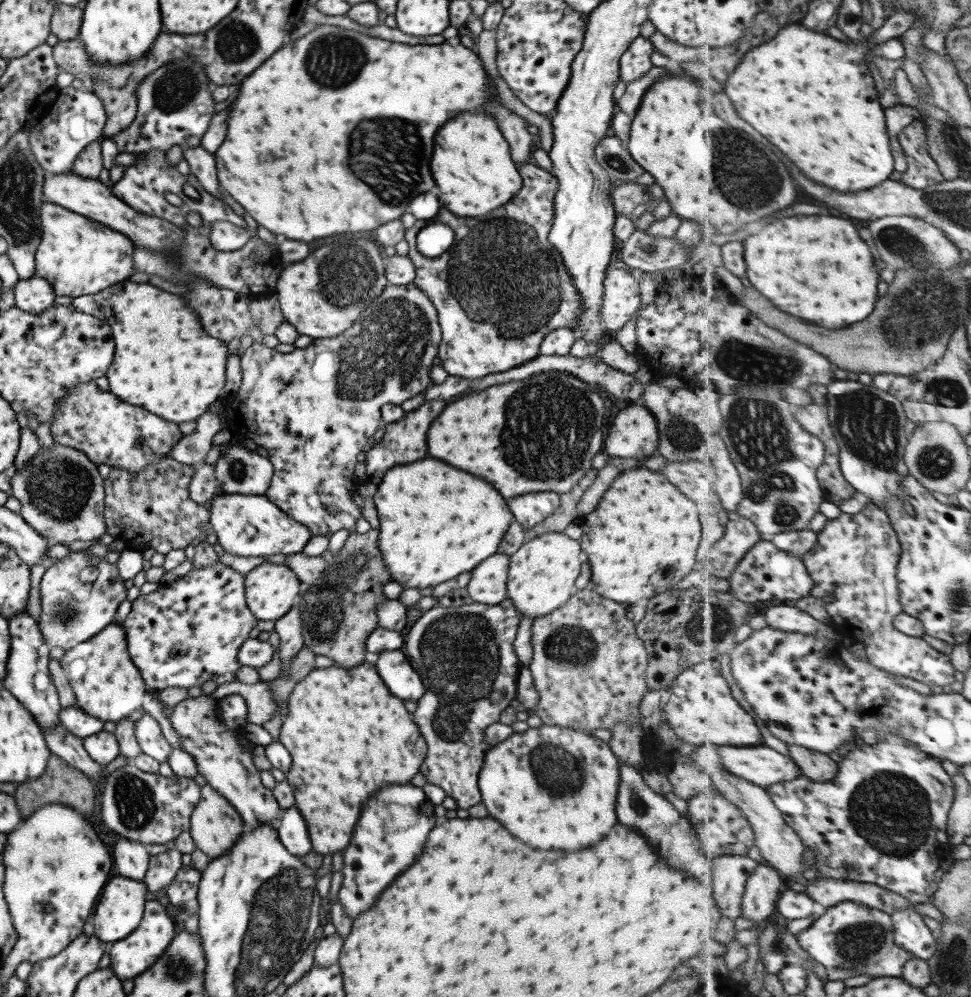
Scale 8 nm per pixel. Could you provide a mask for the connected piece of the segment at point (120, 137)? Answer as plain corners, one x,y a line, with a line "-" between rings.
187,56
178,57
178,60
172,60
163,66
154,70
149,76
146,76
136,88
137,110
136,118
129,124
129,127
119,131
109,139
115,143
119,152
147,152
148,150
162,150
166,152
171,146
179,146
181,150
193,148
200,144
200,138
209,125
209,118
213,116
213,100
211,100
211,91
215,88
213,83
206,77
202,66
195,63
193,59
189,60

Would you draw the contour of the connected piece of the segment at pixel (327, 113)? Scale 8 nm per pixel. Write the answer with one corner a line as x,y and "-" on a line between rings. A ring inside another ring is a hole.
317,25
313,30
302,34
292,41
289,38
271,55
265,64
255,68
239,86
237,98
229,104
227,114
227,134
223,144
214,152
216,177
221,190
225,190
241,208
263,228
267,228
273,234
281,234
289,240
303,240
311,242
317,238
341,234
341,232
367,232
374,230
380,224
390,220
399,219
406,206
419,194
427,192
433,184
429,174
429,158
433,150
433,136
435,130
449,118
453,118
457,112
463,110
475,110
483,112
487,94
491,92
491,98
499,101
497,92
489,76
481,68
481,61
472,49
463,47
458,41
448,41
434,45
419,44
419,46
407,46
407,44
384,40
379,37
370,37
355,30
343,29
334,25

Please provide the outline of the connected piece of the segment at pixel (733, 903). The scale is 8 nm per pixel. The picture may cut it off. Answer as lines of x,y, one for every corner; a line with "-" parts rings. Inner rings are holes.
720,856
715,863
713,880
714,895
719,900
725,917
742,916
744,894
750,875
759,868
761,862
749,856

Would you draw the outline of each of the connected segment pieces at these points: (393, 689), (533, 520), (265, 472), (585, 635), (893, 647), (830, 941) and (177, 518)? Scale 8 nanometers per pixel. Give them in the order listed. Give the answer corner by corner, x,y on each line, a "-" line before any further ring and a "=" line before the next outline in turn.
401,649
384,650
379,654
375,668
387,690
401,698
401,700
419,700
424,693
423,686
419,682
419,676
405,660
406,656
=
531,492
511,498
507,506
524,530
547,518
559,506
559,497
556,492
=
237,443
225,445
228,447
213,464
222,494
263,495
273,474
269,460
=
588,586
585,587
585,590
574,590
573,595
569,597
565,604
561,604
560,608
532,620
530,628
531,662
526,667
529,669
533,688
538,694
537,704
533,708
534,714
539,716
543,725
557,725
571,729
581,728
581,730
587,732
588,730
595,730
595,728
605,730
611,728
617,722
629,722
628,725
639,723
637,706
641,697
647,692
644,681
647,657
643,641
639,640
636,635
633,621
625,617
625,609
624,604
612,602
607,598
599,598
599,593
595,594
593,590
589,590
=
873,502
859,514
842,513
835,520
829,519
818,533
818,544
802,557
814,579
811,595
816,598
833,595
833,600
824,606
828,615
832,619
851,622
871,634
871,650
877,650
871,652
875,656
869,656
873,664
879,664
879,668
893,675
927,684
933,690
949,686
955,682
951,658
932,648
922,637
909,636
895,626
894,620
904,614
898,577
901,558
902,543
898,531
888,513
=
845,900
829,908
821,918
797,934
799,946
815,961
825,966
830,980
844,981
849,977
901,977
913,952
895,944
893,916
863,903
=
170,457
161,458
155,464
149,464
139,474
121,470
121,468
110,468
109,476
102,480
104,488
104,511
103,520
105,534
112,536
114,541
129,551
142,551
153,548
154,552
167,554
170,550
184,549
191,544
191,540
201,538
203,526
208,524
208,510
204,505
197,504
188,495
188,484
194,473
194,468
179,464

